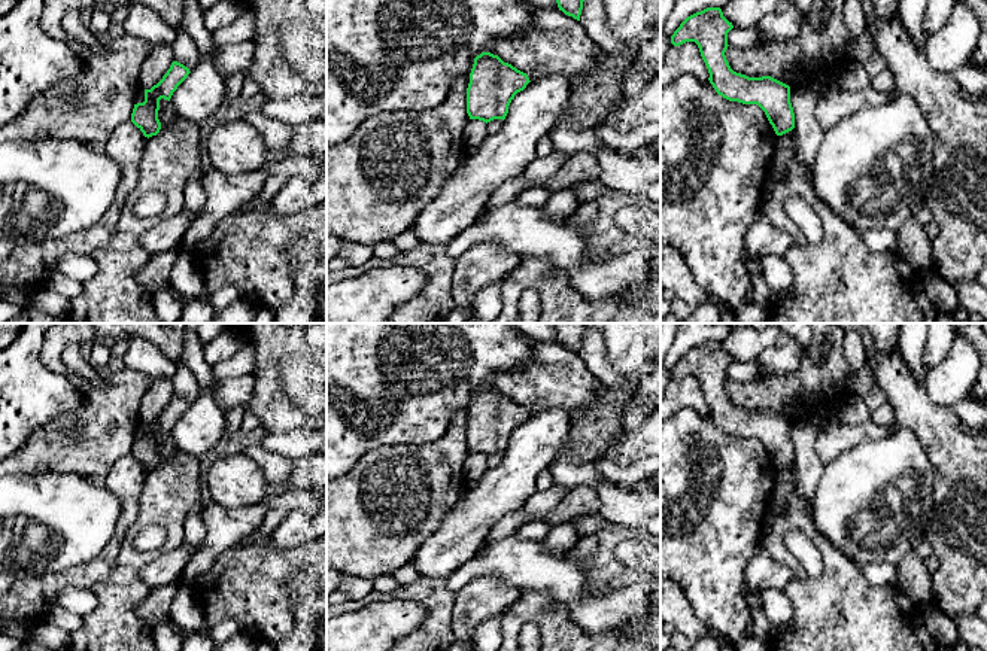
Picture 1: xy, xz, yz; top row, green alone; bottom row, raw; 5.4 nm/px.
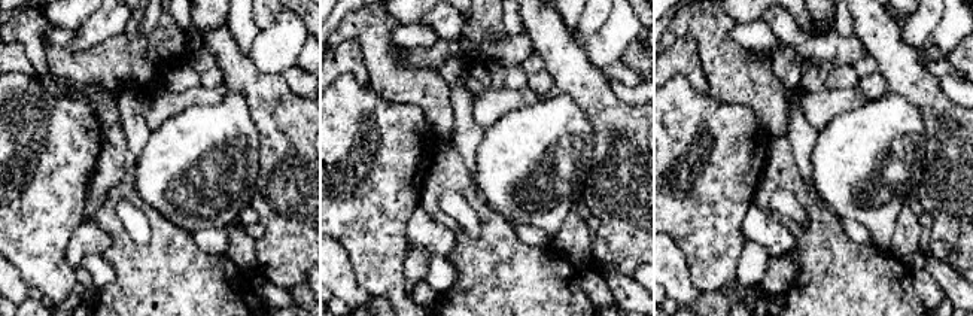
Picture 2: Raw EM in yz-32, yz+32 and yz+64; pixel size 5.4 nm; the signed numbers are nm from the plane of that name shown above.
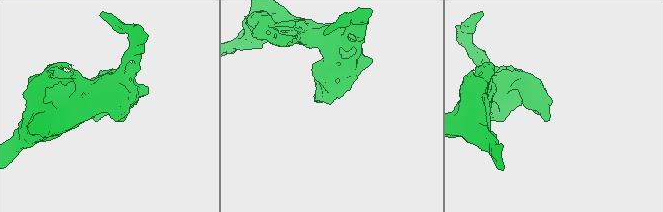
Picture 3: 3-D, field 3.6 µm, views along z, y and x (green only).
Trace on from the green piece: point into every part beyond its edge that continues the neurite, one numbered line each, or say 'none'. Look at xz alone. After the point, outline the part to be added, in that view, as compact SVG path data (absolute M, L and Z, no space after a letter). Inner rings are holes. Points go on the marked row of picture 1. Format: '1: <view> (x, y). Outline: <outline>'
none

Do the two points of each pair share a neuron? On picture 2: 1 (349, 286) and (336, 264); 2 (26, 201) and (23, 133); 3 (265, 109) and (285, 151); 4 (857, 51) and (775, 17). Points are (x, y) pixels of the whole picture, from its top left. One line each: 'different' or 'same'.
1: same
2: same
3: same
4: same

